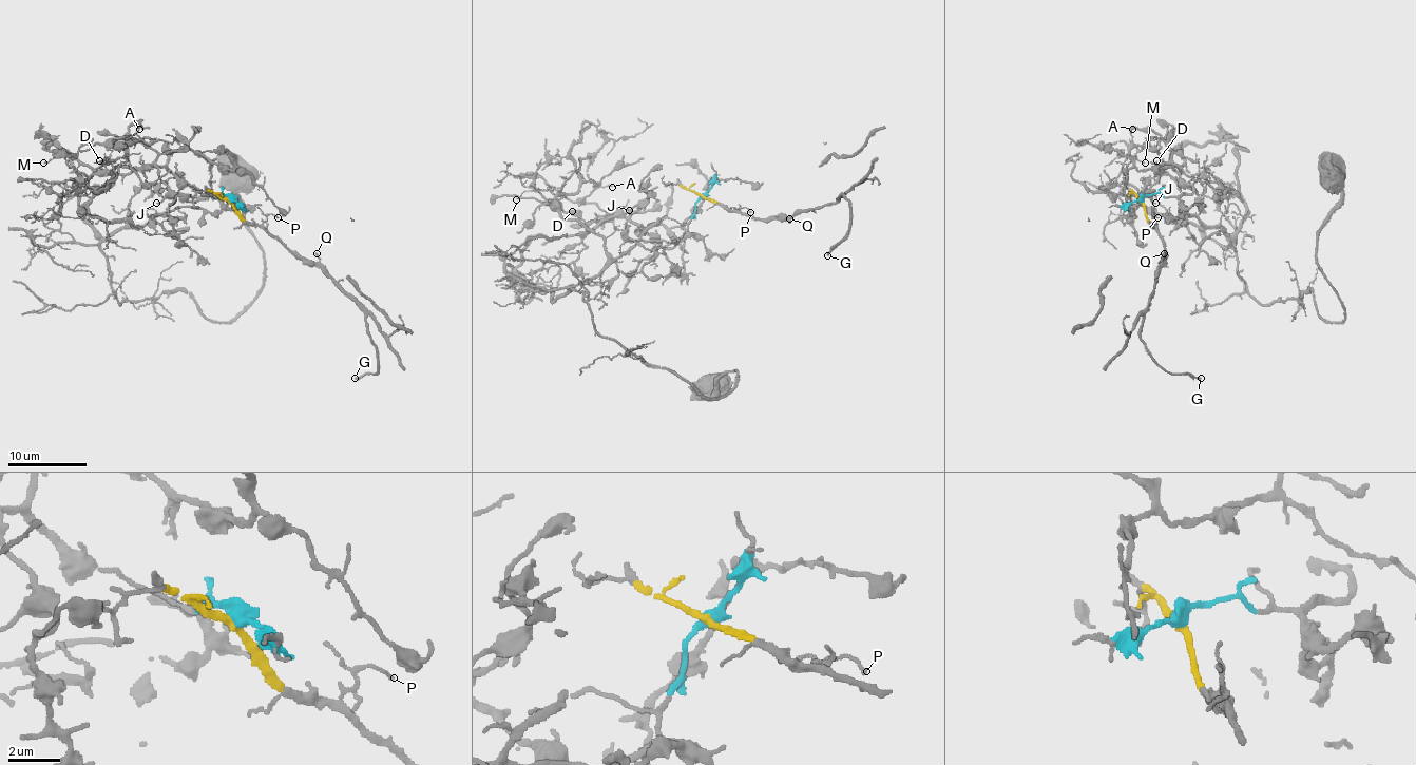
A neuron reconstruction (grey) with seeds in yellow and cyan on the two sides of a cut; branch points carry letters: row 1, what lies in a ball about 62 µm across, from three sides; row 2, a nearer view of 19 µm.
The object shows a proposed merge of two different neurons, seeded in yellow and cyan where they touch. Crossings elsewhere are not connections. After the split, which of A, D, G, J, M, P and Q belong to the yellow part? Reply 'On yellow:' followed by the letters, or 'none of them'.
On yellow: G, P, Q

